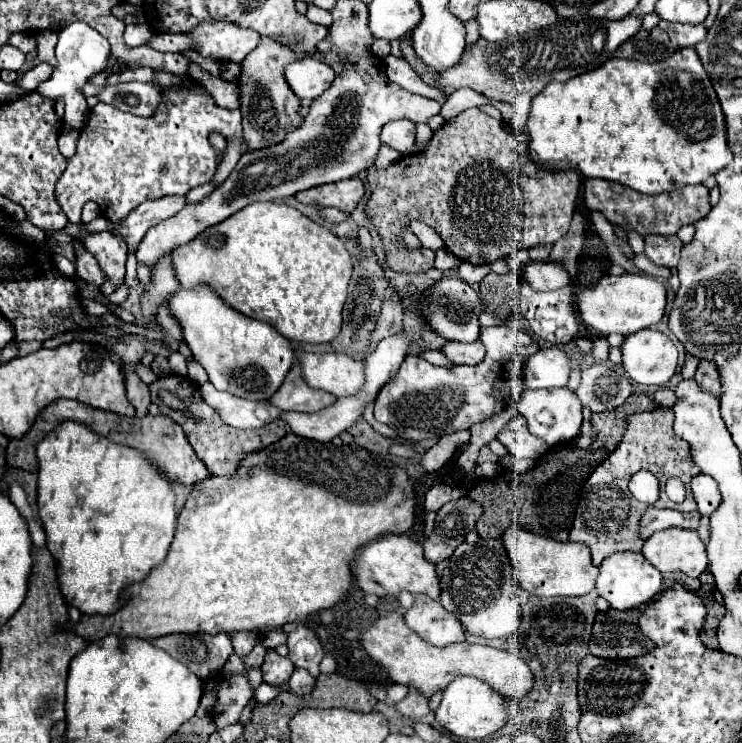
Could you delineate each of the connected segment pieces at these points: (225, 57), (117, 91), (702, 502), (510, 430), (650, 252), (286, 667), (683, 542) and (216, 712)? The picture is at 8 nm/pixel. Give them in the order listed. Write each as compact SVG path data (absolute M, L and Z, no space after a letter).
M205 19L187 33L195 41L195 51L211 61L241 63L259 41L257 31L225 23L221 19Z
M87 83L83 93L87 97L99 97L99 101L115 105L121 111L127 111L139 117L153 115L153 111L161 101L157 87L149 83L117 83L117 85L105 85L105 87Z
M701 473L691 481L691 491L699 505L699 513L703 517L709 517L709 515L713 515L713 511L717 511L717 507L721 503L721 493L717 489L715 479Z
M515 415L505 425L505 429L499 431L497 441L501 441L513 457L525 457L525 459L539 459L549 449L545 441L533 437L527 431L527 421L523 415Z
M649 235L645 237L645 255L663 267L677 267L679 261L679 253L681 253L683 243L677 239L677 235L673 237L661 237L661 235Z
M273 649L265 655L265 663L261 665L263 671L263 681L273 685L273 687L285 687L295 665L287 657L279 657Z
M661 529L651 535L641 549L643 557L661 573L681 571L687 577L699 577L707 569L707 551L697 531Z
M225 675L217 683L217 703L213 707L213 721L223 725L239 723L241 711L253 699L255 689L243 675Z

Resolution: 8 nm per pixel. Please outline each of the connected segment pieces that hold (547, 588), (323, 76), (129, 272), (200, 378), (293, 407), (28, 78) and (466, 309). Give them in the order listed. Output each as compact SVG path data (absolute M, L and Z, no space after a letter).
M517 525L509 527L503 537L509 561L511 561L511 573L513 579L531 595L539 597L579 597L589 591L593 591L595 581L597 581L597 567L591 563L591 553L589 547L581 543L559 543L549 537L539 537L533 535Z
M305 57L285 67L285 79L297 97L317 99L333 83L333 69L317 57Z
M161 197L155 201L145 201L141 203L137 209L133 209L121 223L111 223L103 217L93 219L89 225L83 225L89 233L97 233L97 231L113 231L115 235L123 237L129 249L129 257L126 262L125 285L128 288L137 286L140 281L137 277L137 259L135 259L135 251L141 243L141 239L145 237L147 229L151 229L153 225L161 223L163 219L169 219L171 215L175 215L177 211L181 211L185 207L185 197Z
M189 359L189 379L195 381L197 385L203 385L203 383L207 381L205 369L203 369L195 359Z
M295 363L291 371L287 373L283 385L277 389L277 393L269 399L269 403L281 411L301 411L301 413L313 413L329 403L333 403L337 397L311 389L303 377L301 377L301 367Z
M41 63L34 68L26 71L19 83L23 89L33 90L39 83L46 81L51 77L53 72L52 67L47 63Z
M441 279L437 281L425 295L423 301L415 305L421 315L425 315L427 323L433 331L451 341L477 341L479 339L479 323L477 315L481 313L481 299L477 293L461 279Z

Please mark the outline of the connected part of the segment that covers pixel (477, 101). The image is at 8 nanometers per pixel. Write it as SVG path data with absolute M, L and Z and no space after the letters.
M459 89L459 91L455 91L455 93L451 93L447 97L447 101L441 107L441 115L443 115L445 121L451 121L461 111L465 111L469 107L481 107L485 103L489 103L489 99L479 95L477 91L473 91L473 89Z

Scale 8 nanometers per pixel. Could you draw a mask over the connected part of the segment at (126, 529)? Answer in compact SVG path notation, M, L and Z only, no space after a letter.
M65 421L57 425L49 437L37 445L39 487L37 503L43 529L47 535L47 549L57 561L59 587L63 599L81 613L111 613L121 607L122 592L133 583L141 583L153 567L157 567L175 537L175 491L173 483L149 463L141 451L125 447L97 435L85 423Z

